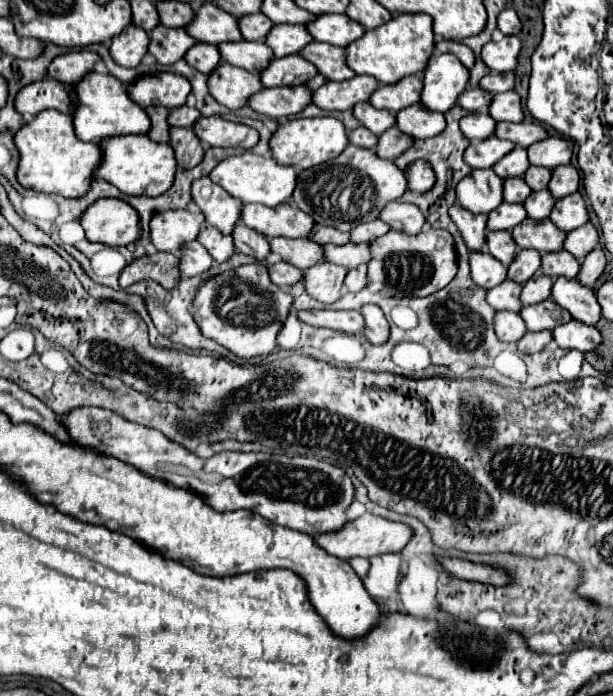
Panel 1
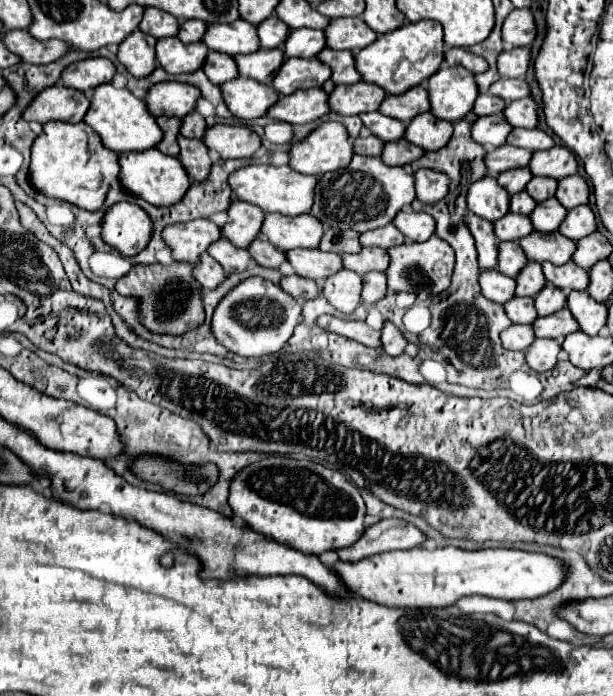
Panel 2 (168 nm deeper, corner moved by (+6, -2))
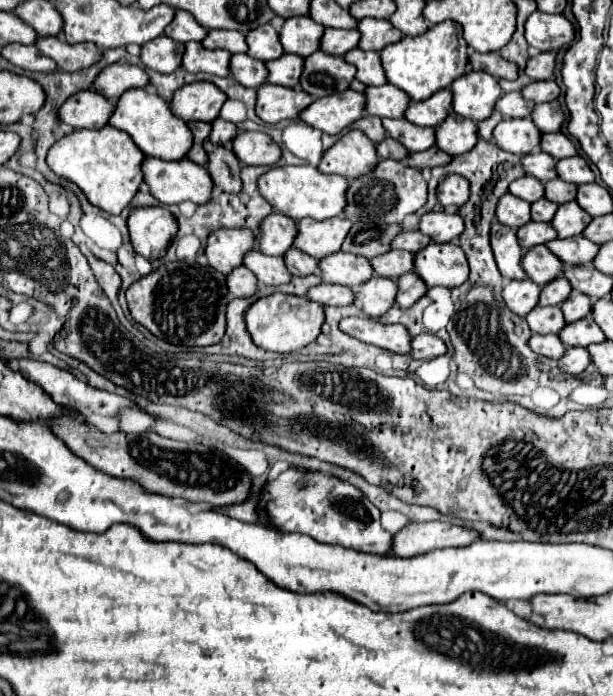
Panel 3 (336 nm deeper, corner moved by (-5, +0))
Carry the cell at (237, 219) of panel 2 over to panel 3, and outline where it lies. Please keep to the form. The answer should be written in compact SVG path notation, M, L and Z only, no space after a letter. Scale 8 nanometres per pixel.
M278 212L270 214L268 218L264 218L260 230L262 230L262 236L258 238L258 242L260 242L260 250L266 256L284 258L288 248L294 246L296 222L284 214L278 214Z

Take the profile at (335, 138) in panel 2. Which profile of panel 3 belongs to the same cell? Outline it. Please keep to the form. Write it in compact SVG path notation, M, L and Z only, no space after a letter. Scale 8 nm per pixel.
M360 130L348 132L340 142L324 152L318 168L324 174L340 174L348 180L370 174L376 168L378 154L374 142Z

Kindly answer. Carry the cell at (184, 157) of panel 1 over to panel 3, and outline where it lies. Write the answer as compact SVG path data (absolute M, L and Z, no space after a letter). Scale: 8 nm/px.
M206 142L206 152L208 152L208 172L214 180L214 184L228 192L228 194L238 194L242 190L240 184L240 160L228 146L216 146L212 142Z

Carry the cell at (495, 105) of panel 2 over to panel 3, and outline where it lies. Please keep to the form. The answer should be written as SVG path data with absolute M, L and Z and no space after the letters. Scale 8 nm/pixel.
M508 92L504 94L498 104L496 104L496 110L504 116L504 118L526 118L532 114L534 110L534 102L528 102L522 98L520 92Z

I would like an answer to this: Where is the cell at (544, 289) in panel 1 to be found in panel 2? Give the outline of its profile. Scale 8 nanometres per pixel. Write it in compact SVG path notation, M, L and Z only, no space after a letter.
M547 282L545 288L533 298L533 302L535 302L539 316L549 316L565 306L565 298L567 294L561 292L561 288L553 288L553 284Z

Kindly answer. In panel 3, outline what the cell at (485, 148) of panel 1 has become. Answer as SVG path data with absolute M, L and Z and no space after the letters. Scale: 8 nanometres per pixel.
M534 152L534 154L528 154L528 156L522 156L522 166L524 166L526 174L538 178L540 182L550 182L552 178L558 178L556 162L550 154Z

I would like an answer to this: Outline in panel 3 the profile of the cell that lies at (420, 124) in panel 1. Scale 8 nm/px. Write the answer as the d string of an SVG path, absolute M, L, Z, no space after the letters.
M450 114L444 124L436 128L436 146L450 156L460 156L466 150L472 150L478 142L478 126L474 120Z

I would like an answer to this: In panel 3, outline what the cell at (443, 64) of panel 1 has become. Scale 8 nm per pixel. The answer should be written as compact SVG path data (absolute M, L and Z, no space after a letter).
M472 70L452 84L452 94L454 112L480 122L492 116L494 106L502 96L502 88L498 84L498 78Z

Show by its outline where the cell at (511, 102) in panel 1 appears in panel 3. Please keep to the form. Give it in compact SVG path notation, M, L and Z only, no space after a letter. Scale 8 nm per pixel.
M554 100L554 102L538 104L532 112L532 120L542 132L560 132L564 124L564 112L560 102Z

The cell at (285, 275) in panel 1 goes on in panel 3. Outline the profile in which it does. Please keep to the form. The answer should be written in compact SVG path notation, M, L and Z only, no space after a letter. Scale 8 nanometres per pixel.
M320 284L308 290L308 298L314 302L320 302L324 306L348 306L354 302L356 292L348 286L340 286L340 284Z

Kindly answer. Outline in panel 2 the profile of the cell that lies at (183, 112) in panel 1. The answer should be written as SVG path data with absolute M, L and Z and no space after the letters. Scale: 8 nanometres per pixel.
M191 112L189 116L185 116L181 120L181 136L185 136L185 138L193 138L193 136L201 138L205 128L207 128L205 118L201 114L197 114L197 112Z

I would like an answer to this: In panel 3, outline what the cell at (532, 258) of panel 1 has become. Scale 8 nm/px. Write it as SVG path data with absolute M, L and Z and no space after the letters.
M564 276L556 278L554 282L550 282L548 286L542 288L540 306L560 306L570 296L570 292L572 292L570 282Z

